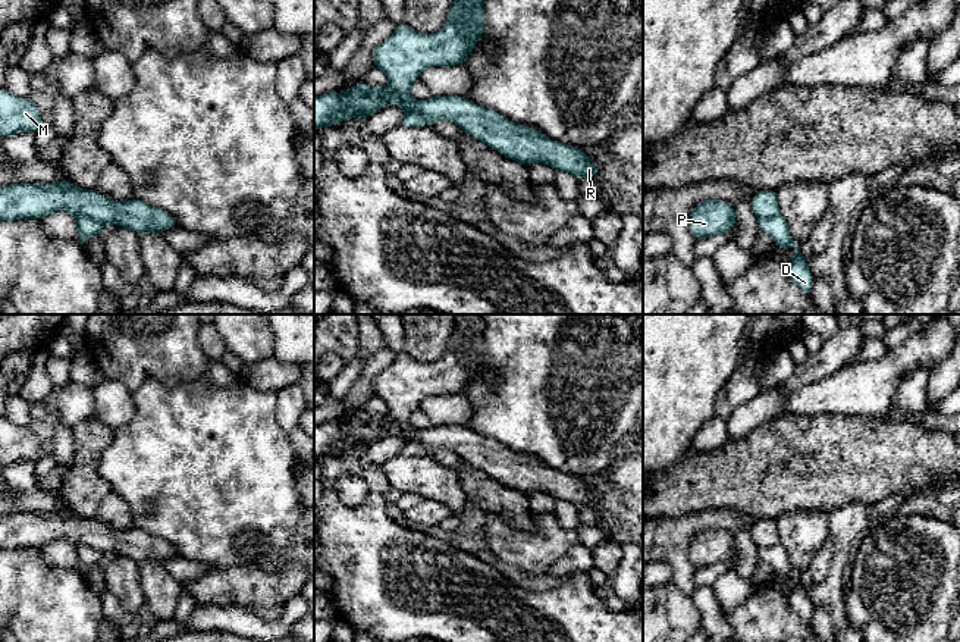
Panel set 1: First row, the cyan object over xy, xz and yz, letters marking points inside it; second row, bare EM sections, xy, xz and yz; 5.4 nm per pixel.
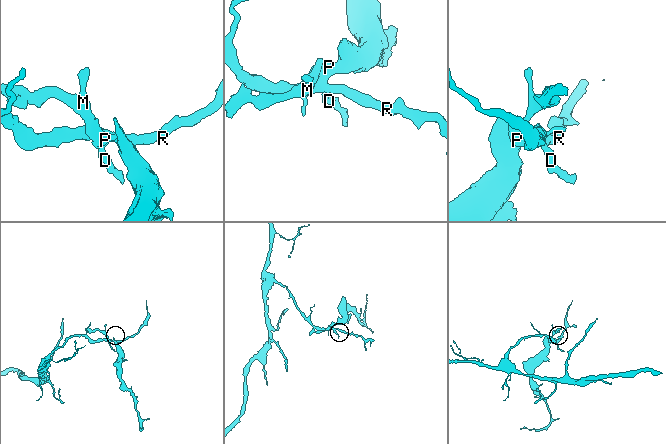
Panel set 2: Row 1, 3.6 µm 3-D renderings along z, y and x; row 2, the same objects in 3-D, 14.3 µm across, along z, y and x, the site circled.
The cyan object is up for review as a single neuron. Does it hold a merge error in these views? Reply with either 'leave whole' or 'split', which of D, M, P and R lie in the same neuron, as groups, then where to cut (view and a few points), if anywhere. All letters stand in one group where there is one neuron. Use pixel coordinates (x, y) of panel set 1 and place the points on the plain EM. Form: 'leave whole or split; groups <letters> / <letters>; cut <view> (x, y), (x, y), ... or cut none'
split; groups D M P / R; cut xy (77, 545), (90, 545), (103, 554)

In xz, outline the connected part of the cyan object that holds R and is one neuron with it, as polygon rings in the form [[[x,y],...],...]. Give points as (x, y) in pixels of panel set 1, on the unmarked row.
[[[361,410],[346,420],[314,426],[314,460],[330,457],[343,448],[367,448],[389,430],[399,433],[404,442],[414,435],[429,454],[451,450],[462,461],[521,494],[543,492],[578,510],[594,508],[597,502],[596,492],[580,476],[553,470],[533,455],[518,454],[461,425],[433,425],[408,430],[389,416],[376,417]]]

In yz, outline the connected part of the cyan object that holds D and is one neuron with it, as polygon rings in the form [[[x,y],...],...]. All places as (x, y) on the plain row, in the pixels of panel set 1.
[[[777,544],[769,548],[757,551],[759,561],[766,561],[772,566],[774,573],[788,579],[790,576],[796,577],[793,588],[788,591],[788,605],[794,614],[797,614],[806,624],[810,624],[813,614],[813,604],[809,599],[806,585],[791,569],[788,561],[788,552],[784,545]]]

